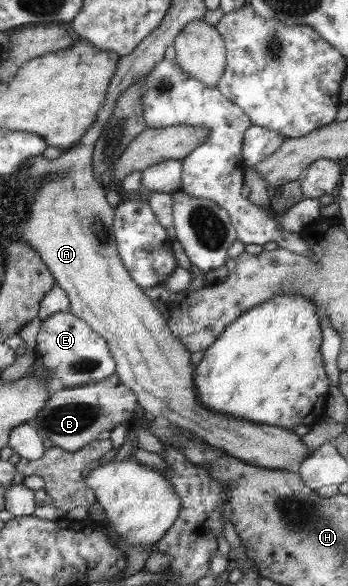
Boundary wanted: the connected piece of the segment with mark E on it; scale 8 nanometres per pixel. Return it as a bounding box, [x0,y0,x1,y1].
[35,312,116,389]

